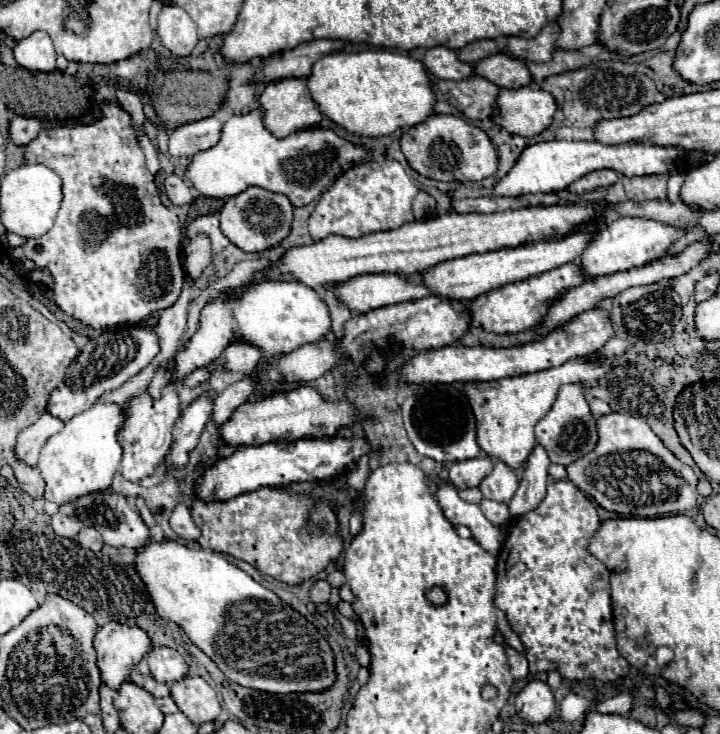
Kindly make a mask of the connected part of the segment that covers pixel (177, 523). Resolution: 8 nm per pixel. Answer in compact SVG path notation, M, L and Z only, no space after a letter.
M177 504L177 508L171 514L171 528L177 536L181 536L187 542L195 542L201 536L201 530L195 526L191 512L185 504Z

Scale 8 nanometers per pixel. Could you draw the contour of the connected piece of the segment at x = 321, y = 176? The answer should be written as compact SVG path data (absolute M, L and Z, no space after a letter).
M263 110L231 116L223 124L223 134L217 146L193 156L187 166L187 180L203 196L225 198L237 196L249 186L261 186L269 192L285 194L295 208L311 204L335 182L347 168L367 162L371 150L341 138L331 128L307 128L291 132L285 138L273 136L263 124Z

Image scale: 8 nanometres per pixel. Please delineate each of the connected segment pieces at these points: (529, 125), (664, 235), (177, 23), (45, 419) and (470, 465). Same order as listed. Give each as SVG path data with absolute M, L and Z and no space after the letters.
M517 88L501 90L497 100L495 122L519 136L537 136L551 126L557 112L557 102L553 94L541 88Z
M621 216L597 232L595 240L591 240L591 244L585 248L581 256L581 268L587 276L605 276L605 274L615 274L619 270L643 266L649 264L651 260L665 256L671 244L681 236L683 236L683 228L679 226L671 226L649 218Z
M165 6L159 14L157 34L165 48L177 56L189 56L199 40L197 26L179 6Z
M45 412L31 428L25 428L25 430L19 434L19 440L17 440L17 456L19 456L23 462L35 466L43 444L45 444L53 434L57 434L63 426L65 426L63 420L59 420L59 418L51 416L49 412Z
M487 456L461 460L461 462L451 464L449 482L455 488L473 488L491 472L491 468L493 468L493 460Z

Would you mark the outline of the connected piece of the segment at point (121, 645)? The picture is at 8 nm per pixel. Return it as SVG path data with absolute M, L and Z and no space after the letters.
M111 622L103 624L97 630L93 644L103 684L113 690L119 690L149 650L151 640L141 628Z

